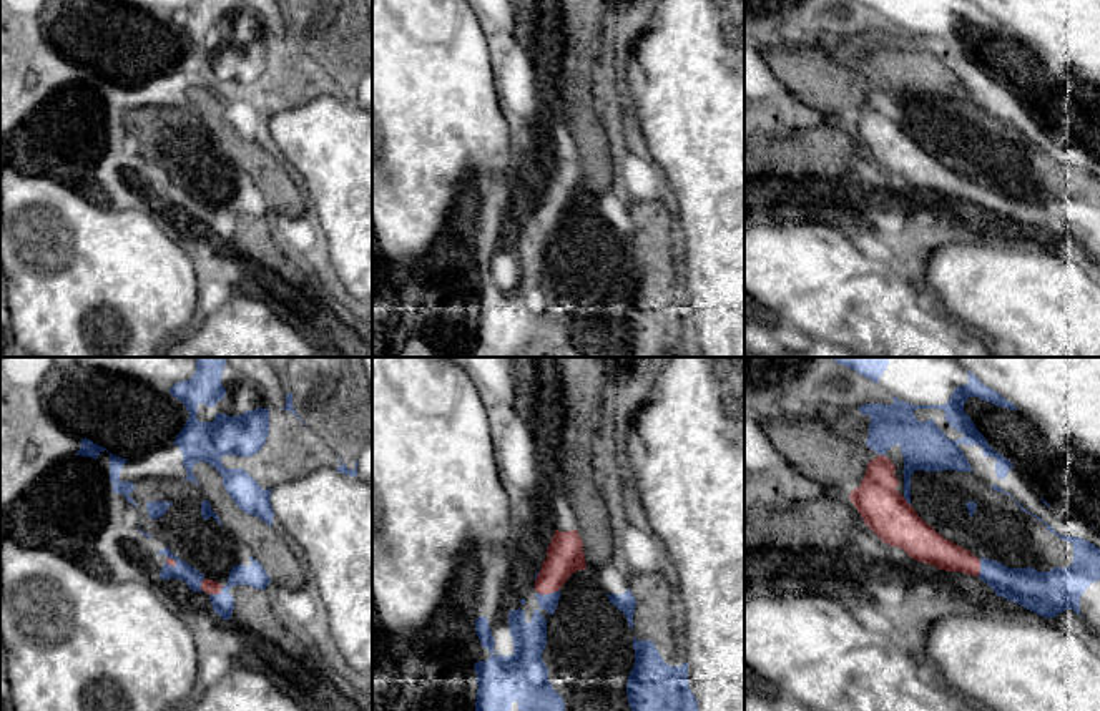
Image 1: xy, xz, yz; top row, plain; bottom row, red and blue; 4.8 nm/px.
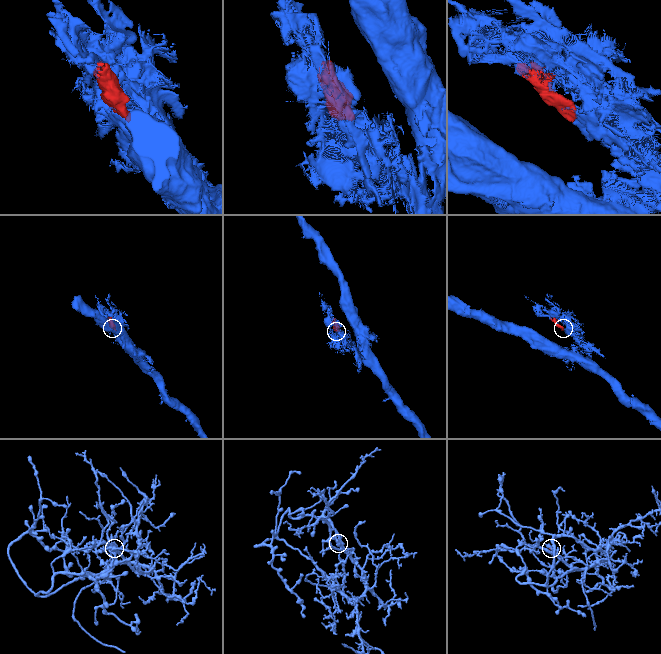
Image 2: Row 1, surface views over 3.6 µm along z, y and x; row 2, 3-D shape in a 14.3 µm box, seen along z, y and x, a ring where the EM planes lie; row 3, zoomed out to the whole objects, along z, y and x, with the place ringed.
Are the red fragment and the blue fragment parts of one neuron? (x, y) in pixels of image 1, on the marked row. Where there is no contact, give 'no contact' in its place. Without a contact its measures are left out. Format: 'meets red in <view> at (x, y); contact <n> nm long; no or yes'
meets red in xz at (547, 593); contact 110 nm long; no

